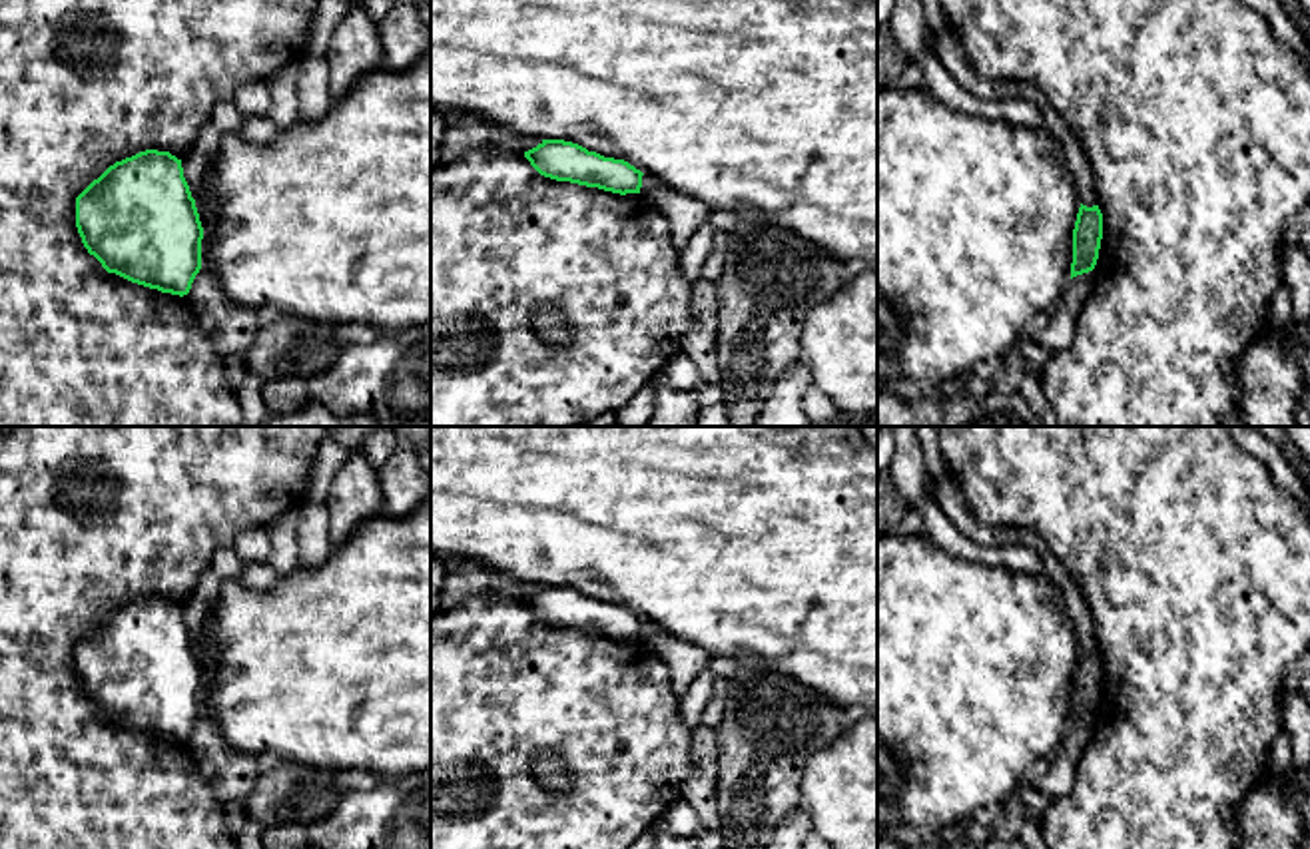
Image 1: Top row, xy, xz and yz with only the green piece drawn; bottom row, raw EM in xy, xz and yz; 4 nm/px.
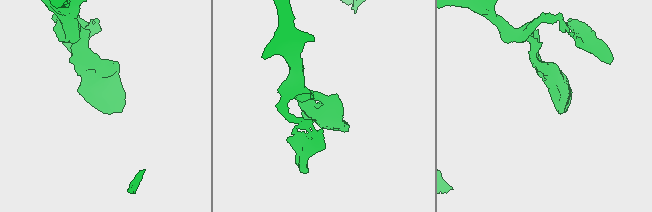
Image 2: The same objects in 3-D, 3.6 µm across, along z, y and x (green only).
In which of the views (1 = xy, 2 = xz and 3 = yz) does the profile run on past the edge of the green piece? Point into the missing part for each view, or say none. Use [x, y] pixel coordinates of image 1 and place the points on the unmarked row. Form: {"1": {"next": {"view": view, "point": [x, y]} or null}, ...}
{"1": {"next": null}, "2": {"next": null}, "3": {"next": null}}

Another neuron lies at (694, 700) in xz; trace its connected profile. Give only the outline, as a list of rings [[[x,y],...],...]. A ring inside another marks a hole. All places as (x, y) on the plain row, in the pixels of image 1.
[[[704,670],[680,696],[680,713],[686,727],[694,729],[702,723],[702,713],[714,696],[714,684],[716,676]]]

